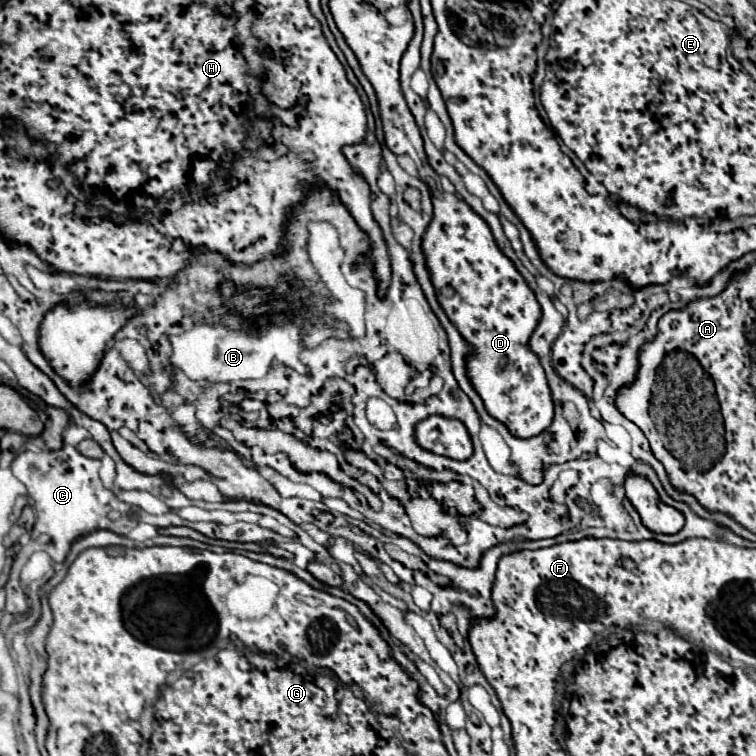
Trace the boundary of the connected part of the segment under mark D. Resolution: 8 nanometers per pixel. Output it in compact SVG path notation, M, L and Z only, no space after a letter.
M437 186L433 196L433 220L423 234L421 250L425 254L425 264L431 274L431 282L435 286L441 308L455 324L463 340L471 346L471 354L467 358L467 376L481 396L485 410L495 420L505 424L513 436L537 436L553 420L551 390L537 354L533 354L529 348L529 338L541 318L541 306L513 262L497 248L485 220L475 214L459 196L439 190L441 188Z

